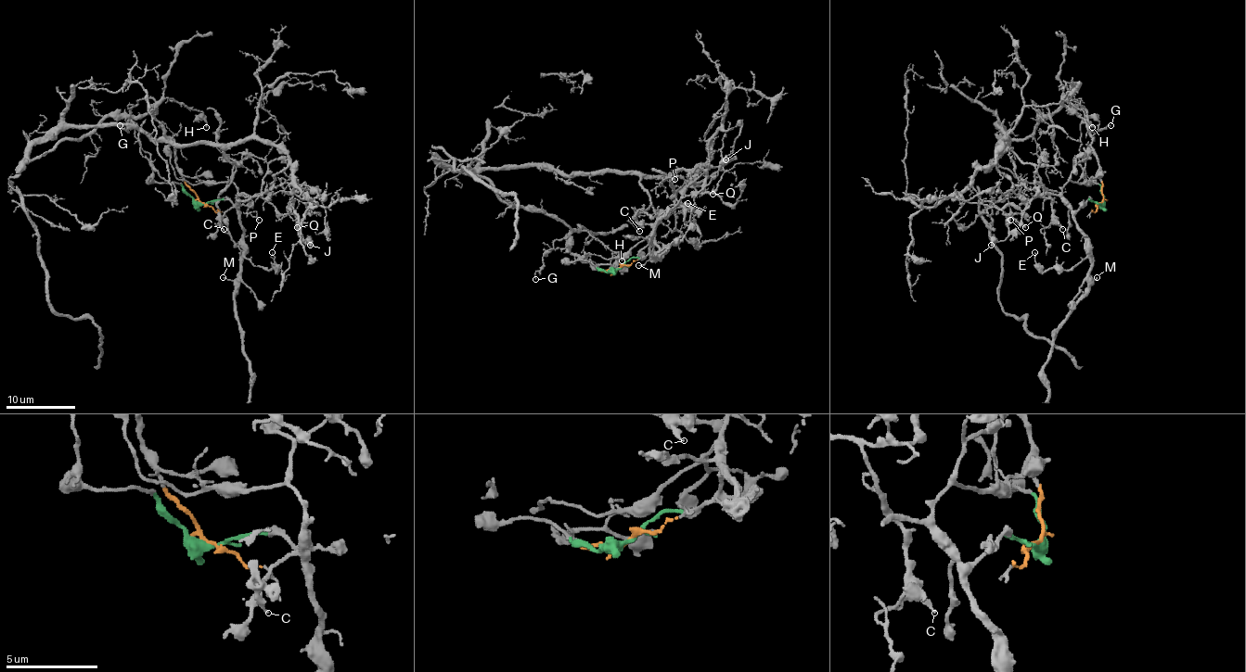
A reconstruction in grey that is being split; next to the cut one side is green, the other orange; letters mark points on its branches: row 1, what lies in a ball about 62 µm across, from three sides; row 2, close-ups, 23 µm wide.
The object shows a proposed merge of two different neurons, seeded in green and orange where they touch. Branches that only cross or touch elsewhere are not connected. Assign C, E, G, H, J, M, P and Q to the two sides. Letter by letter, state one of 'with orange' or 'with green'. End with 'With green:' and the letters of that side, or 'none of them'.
C: with orange
E: with green
G: with orange
H: with orange
J: with green
M: with green
P: with orange
Q: with orange
With green: E, J, M

